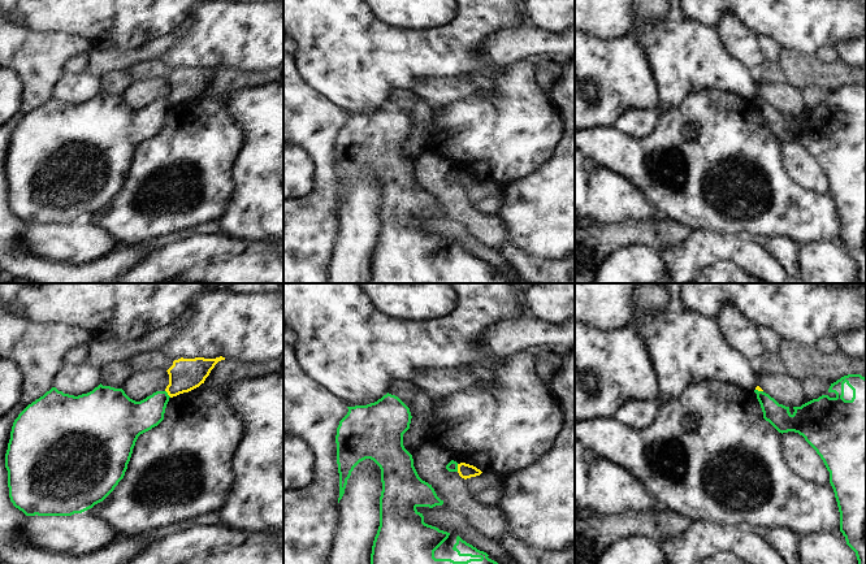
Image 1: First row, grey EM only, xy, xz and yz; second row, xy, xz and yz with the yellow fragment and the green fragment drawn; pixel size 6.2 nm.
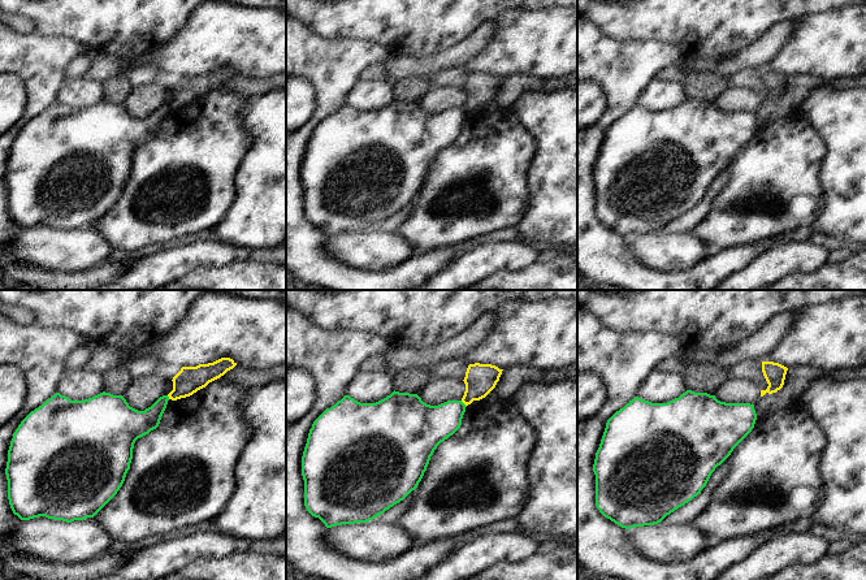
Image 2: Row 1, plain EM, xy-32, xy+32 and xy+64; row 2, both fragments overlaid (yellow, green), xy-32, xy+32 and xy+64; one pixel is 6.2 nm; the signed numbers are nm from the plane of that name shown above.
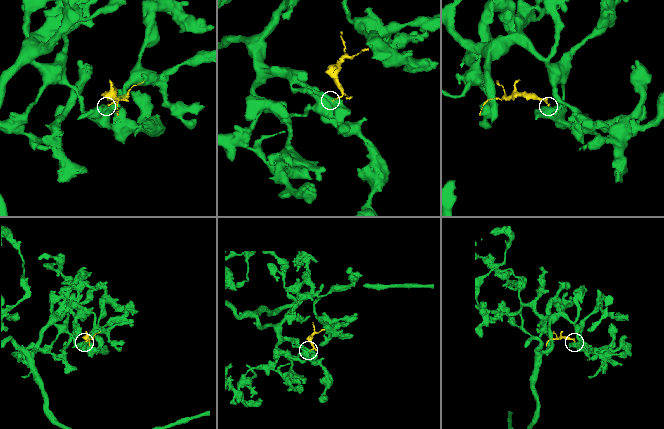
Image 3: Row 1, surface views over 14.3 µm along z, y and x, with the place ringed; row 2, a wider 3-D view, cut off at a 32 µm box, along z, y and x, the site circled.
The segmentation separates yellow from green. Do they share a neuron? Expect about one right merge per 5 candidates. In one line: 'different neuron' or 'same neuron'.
different neuron

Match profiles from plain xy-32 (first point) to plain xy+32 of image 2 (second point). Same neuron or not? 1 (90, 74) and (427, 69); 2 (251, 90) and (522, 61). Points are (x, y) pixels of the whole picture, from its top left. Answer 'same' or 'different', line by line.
1: same
2: different

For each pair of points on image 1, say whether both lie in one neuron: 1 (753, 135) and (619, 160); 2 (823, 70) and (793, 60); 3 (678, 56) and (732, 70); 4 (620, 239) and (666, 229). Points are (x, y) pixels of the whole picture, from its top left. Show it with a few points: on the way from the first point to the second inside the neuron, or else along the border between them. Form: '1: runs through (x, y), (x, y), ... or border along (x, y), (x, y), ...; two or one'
1: runs through (719, 144), (671, 144), (653, 150); one
2: runs through (815, 70), (804, 70), (801, 68); one
3: runs through (691, 57), (719, 70); one
4: runs through (632, 231), (654, 231); one

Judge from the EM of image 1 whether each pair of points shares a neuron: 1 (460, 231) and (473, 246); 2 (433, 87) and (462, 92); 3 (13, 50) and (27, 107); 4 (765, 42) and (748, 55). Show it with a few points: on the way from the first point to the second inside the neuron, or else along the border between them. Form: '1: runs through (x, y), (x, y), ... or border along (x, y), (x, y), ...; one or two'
1: runs through (463, 235), (470, 242); one
2: runs through (440, 90), (455, 90); one
3: runs through (27, 64), (31, 68), (31, 92); one
4: border along (757, 38), (761, 55), (765, 59); two

